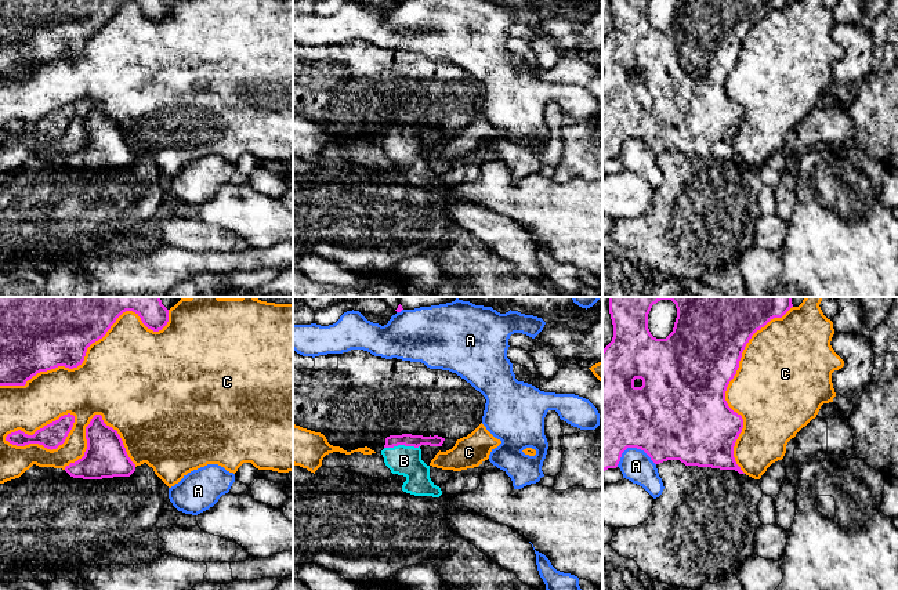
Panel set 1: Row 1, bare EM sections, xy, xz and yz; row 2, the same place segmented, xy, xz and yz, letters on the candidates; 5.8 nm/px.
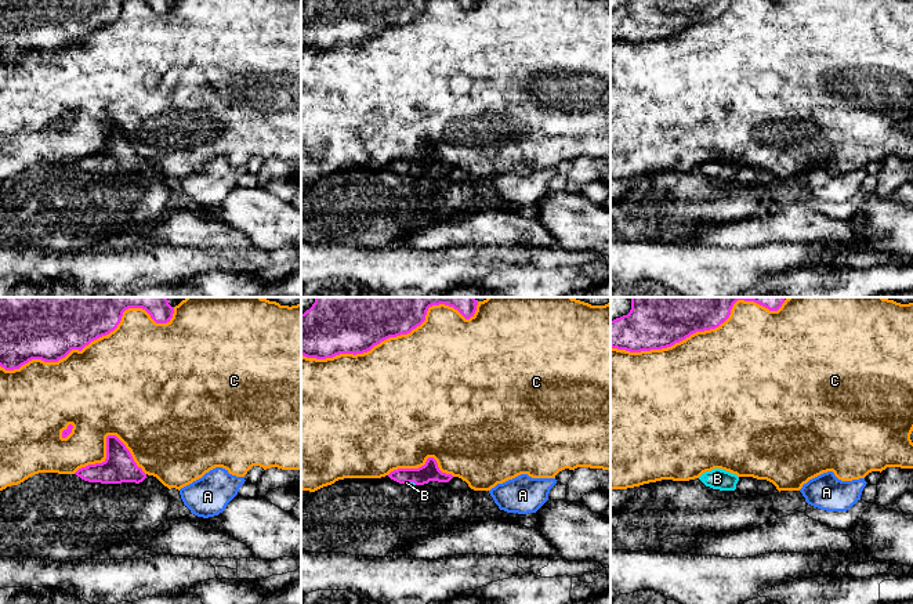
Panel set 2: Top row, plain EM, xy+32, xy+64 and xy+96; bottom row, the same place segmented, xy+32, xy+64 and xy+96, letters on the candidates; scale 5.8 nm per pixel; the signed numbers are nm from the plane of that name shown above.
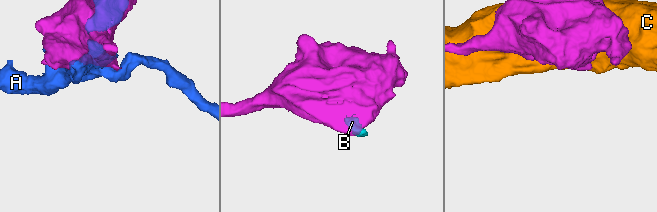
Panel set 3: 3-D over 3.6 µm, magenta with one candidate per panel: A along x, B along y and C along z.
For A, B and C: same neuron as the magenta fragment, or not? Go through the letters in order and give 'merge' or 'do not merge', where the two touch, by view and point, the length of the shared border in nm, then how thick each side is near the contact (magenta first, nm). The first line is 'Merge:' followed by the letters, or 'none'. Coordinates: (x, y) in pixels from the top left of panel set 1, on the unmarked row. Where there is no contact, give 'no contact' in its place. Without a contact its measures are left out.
Merge: B
A: do not merge; contact yz (633, 137); length 240 nm; calibres 480 and 190 nm
B: merge; contact xz (401, 134); length 200 nm; calibres 80 and 180 nm
C: do not merge; contact xy (87, 37); length 1100 nm; calibres 360 and 460 nm

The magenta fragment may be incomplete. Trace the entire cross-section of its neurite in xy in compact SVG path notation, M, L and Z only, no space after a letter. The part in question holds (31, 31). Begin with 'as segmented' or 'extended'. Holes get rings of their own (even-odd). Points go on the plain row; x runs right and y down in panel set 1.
as segmented; M0 0L0 76L25 76L37 64L58 57L77 58L87 39L126 1L135 3L153 22L169 12L169 0Z

